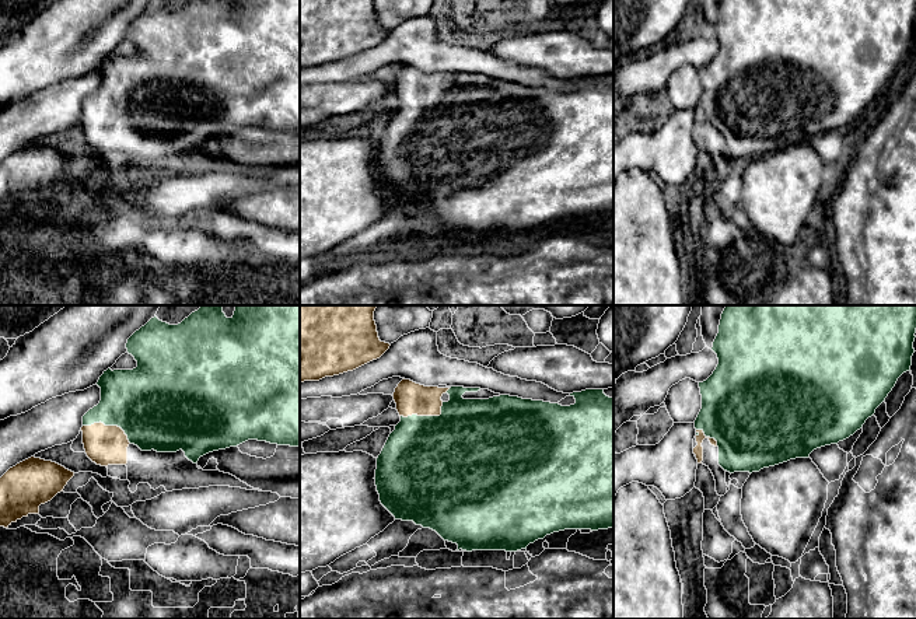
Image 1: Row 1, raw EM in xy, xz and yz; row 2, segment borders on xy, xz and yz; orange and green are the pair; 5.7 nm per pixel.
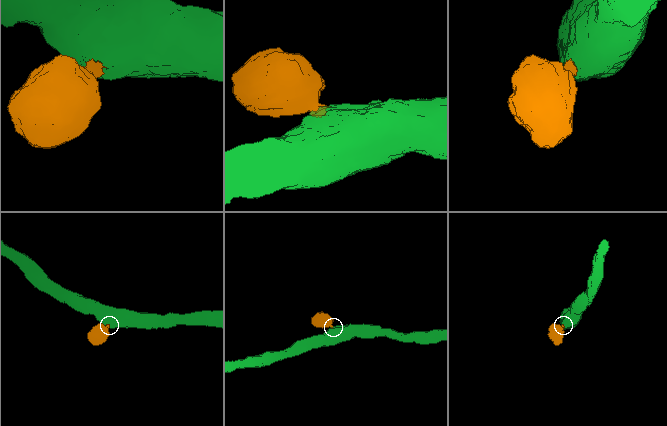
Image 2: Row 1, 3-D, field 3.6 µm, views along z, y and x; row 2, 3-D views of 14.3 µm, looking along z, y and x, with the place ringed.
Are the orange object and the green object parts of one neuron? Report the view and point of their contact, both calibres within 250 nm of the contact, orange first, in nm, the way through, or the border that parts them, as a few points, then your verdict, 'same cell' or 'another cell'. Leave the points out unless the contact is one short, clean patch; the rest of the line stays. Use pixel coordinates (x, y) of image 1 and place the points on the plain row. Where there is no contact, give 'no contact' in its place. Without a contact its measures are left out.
contact xy (109, 112); calibres 220 and 420 nm; way xy (105, 132), (109, 112), (146, 88); same cell

